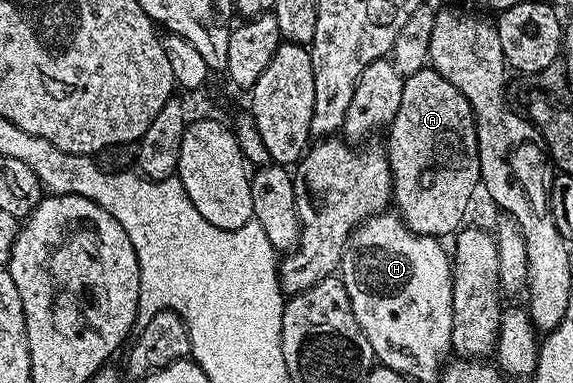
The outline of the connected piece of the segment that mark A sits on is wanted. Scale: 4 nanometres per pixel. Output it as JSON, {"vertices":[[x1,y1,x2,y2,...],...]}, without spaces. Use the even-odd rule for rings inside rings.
{"vertices":[[426,68,408,75,403,84,403,100,399,100,399,112,387,127,389,146,387,157,393,177,392,205,404,220,405,226,416,234,432,234,444,239,444,234,456,235,466,221,465,213,473,202,473,193,481,186,481,165,477,151,477,120,473,116,473,106,439,72]]}

